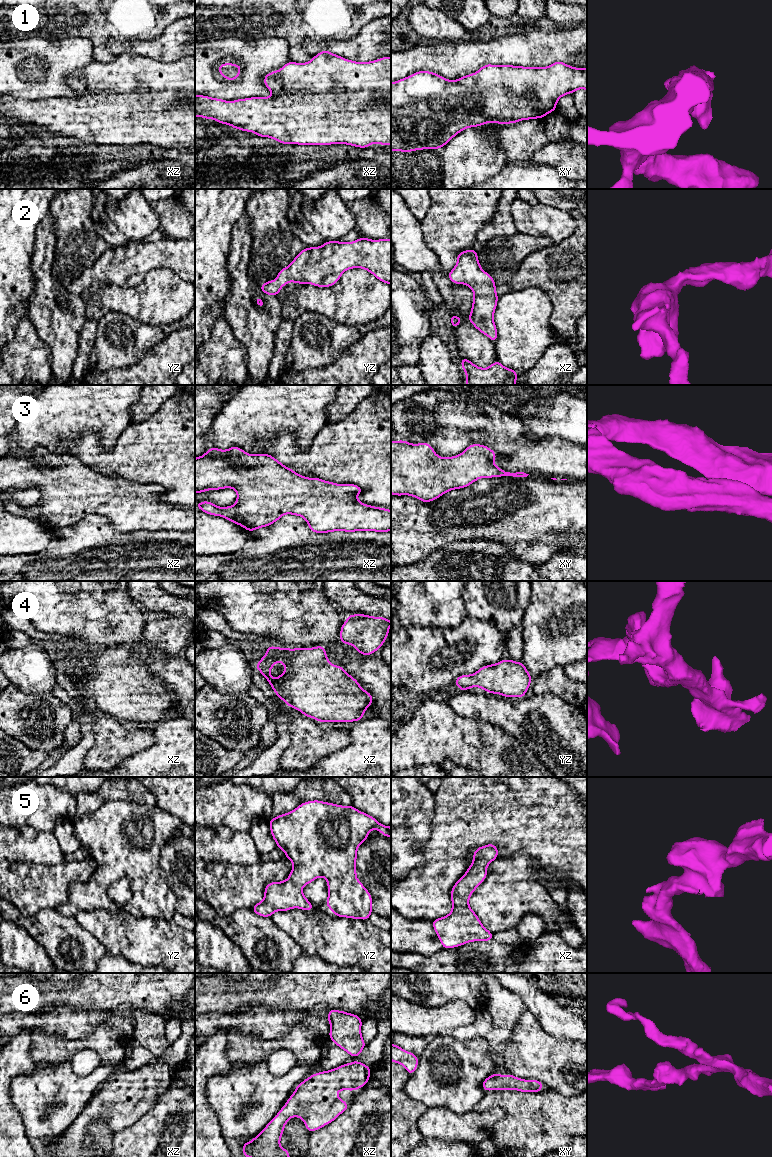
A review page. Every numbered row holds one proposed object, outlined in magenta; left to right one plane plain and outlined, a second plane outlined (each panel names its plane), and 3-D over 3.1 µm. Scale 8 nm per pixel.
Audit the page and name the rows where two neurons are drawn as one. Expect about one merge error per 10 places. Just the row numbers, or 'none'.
none

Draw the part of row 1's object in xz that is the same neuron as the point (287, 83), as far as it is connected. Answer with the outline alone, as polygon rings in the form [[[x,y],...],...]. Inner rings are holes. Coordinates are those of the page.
[[[326,49],[307,63],[290,61],[281,69],[266,74],[264,85],[271,91],[270,97],[225,101],[195,95],[195,117],[214,119],[218,123],[231,125],[234,129],[253,132],[259,137],[269,137],[282,144],[347,144],[359,148],[367,148],[374,143],[391,145],[391,57],[356,62]]]

